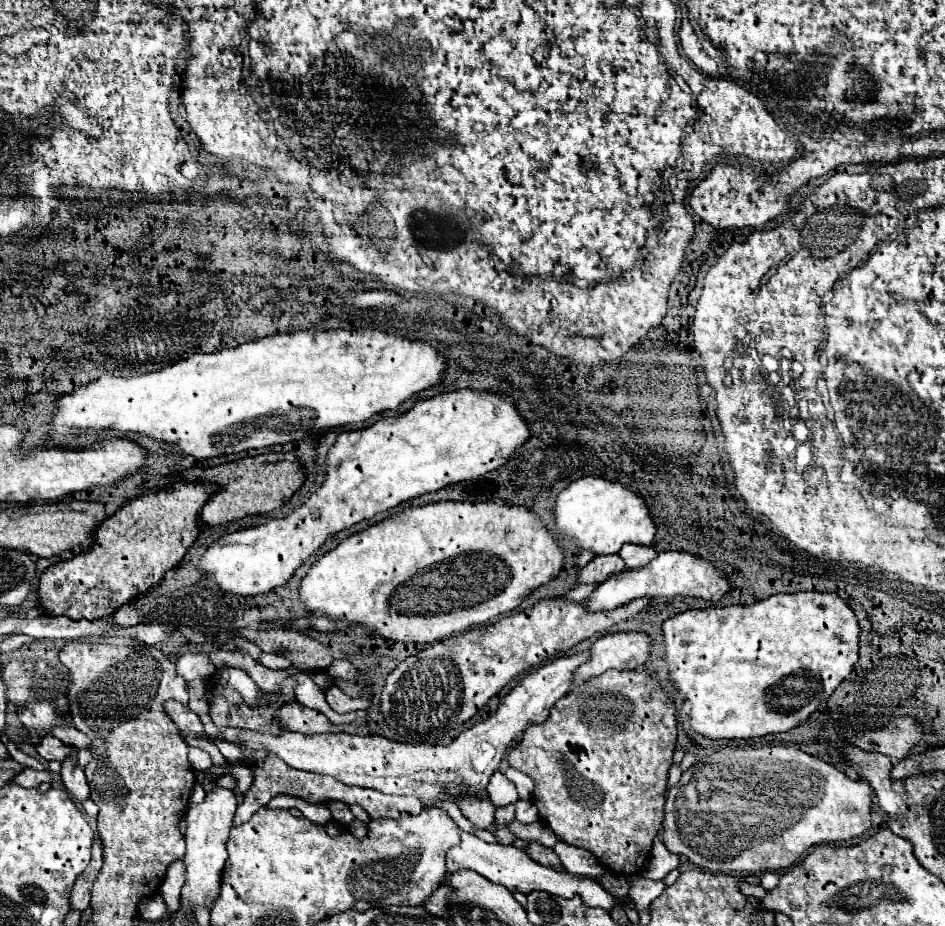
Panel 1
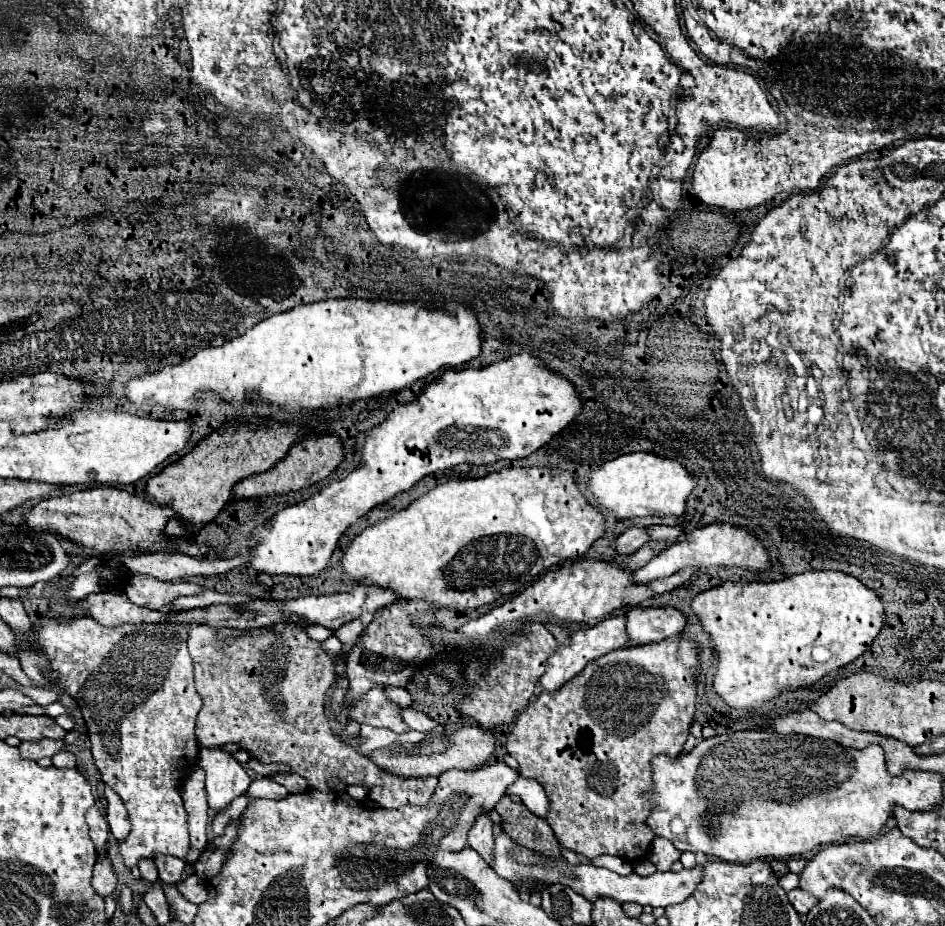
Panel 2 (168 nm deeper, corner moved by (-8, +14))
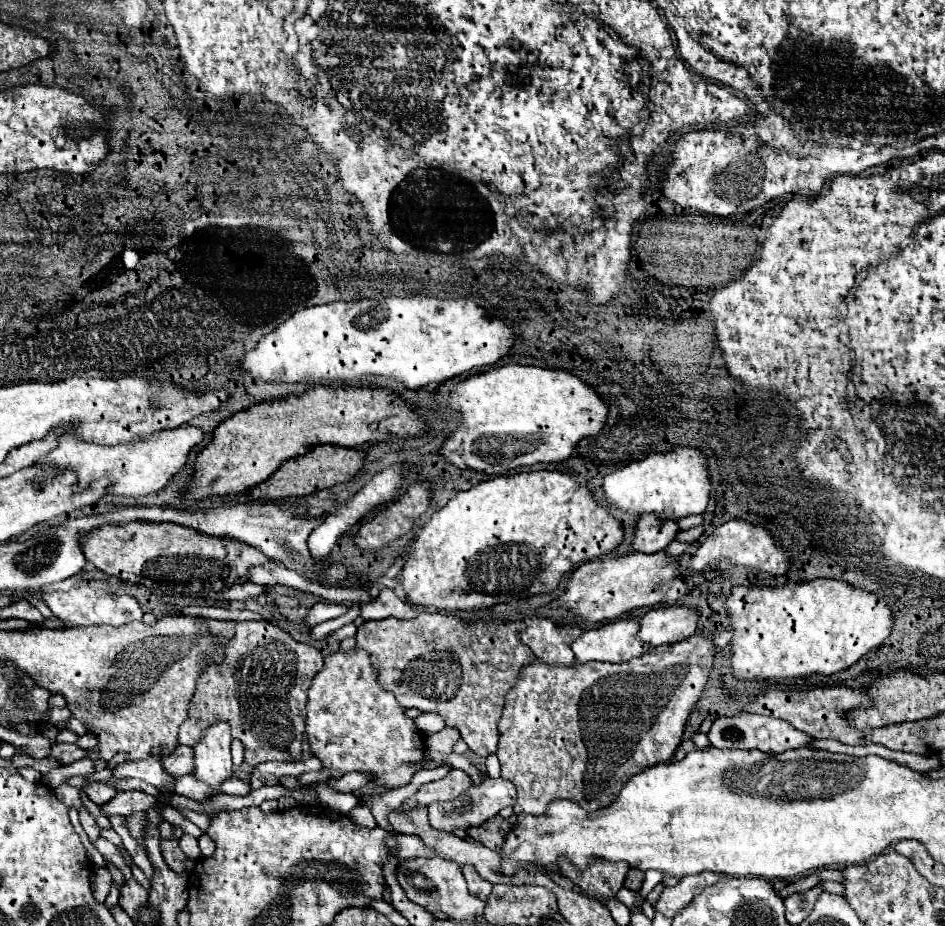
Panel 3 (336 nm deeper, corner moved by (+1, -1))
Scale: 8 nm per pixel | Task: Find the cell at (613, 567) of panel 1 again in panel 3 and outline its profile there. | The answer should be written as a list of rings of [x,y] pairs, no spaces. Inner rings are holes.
[[[641,516],[637,530],[635,530],[635,542],[633,548],[637,552],[655,554],[663,548],[667,548],[677,538],[679,526],[673,520],[661,520],[659,516]]]

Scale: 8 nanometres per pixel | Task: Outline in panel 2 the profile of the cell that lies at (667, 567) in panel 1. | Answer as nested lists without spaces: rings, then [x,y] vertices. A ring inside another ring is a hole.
[[[712,523],[706,527],[698,527],[694,529],[688,539],[678,541],[674,545],[670,545],[668,549],[660,551],[658,555],[654,555],[648,565],[636,569],[634,581],[636,583],[650,583],[654,579],[660,577],[670,577],[672,573],[678,573],[686,567],[742,567],[742,569],[750,569],[750,571],[764,571],[768,569],[768,555],[766,549],[744,529],[732,527],[730,523]]]

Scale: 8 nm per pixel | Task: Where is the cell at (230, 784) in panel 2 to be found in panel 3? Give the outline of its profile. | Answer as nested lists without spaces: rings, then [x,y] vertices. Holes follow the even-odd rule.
[[[227,722],[211,724],[195,744],[195,778],[207,782],[215,792],[219,784],[233,776],[231,764],[231,728]]]

